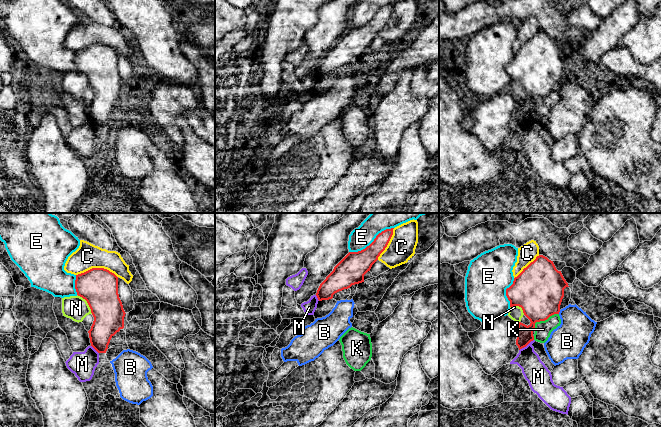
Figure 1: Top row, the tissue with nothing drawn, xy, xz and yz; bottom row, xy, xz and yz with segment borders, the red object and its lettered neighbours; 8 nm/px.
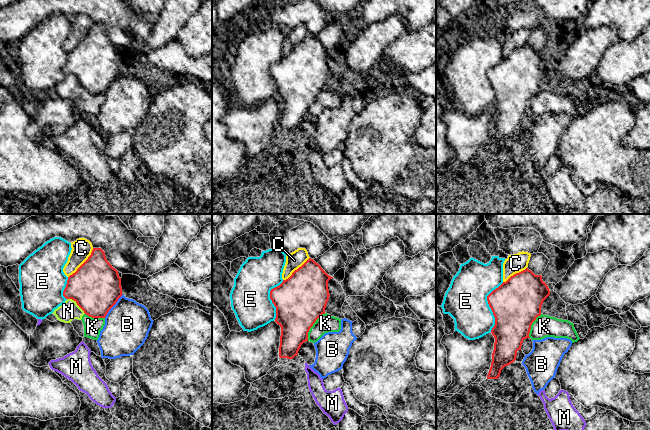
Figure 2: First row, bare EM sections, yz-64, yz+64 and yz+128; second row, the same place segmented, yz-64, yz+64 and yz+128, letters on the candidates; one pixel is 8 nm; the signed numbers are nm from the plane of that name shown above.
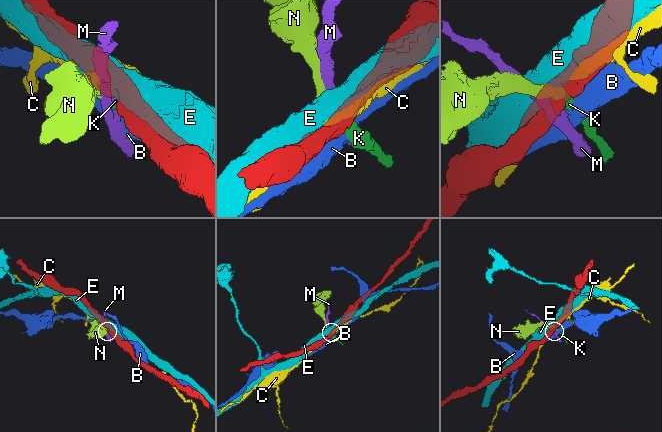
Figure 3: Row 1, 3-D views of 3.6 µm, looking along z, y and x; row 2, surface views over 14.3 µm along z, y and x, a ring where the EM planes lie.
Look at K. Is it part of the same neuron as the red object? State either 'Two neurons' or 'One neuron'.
Two neurons

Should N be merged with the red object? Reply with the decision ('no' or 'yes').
no

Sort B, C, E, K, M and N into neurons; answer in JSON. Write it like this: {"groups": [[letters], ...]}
{"groups": [["B"], ["C"], ["E"], ["K", "N"], ["M"]]}

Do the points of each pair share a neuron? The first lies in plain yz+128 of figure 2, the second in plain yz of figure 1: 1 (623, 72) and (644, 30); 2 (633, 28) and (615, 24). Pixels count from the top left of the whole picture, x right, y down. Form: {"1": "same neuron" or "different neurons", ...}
{"1": "same neuron", "2": "different neurons"}

